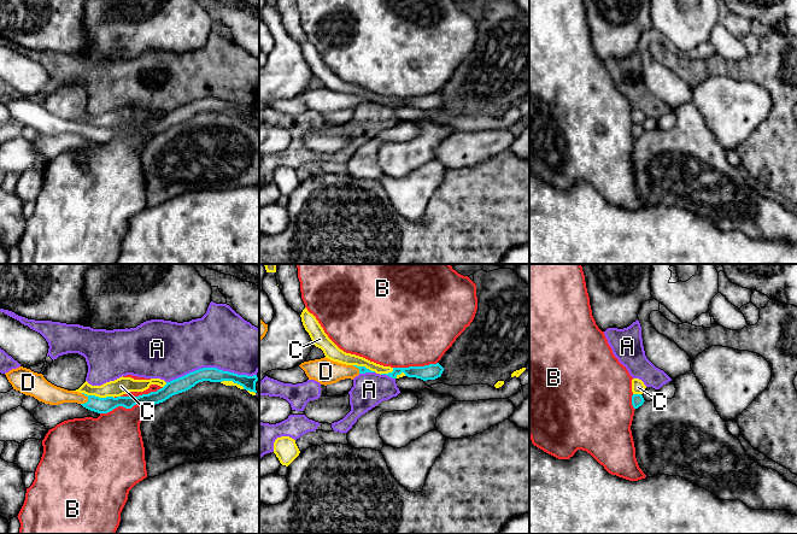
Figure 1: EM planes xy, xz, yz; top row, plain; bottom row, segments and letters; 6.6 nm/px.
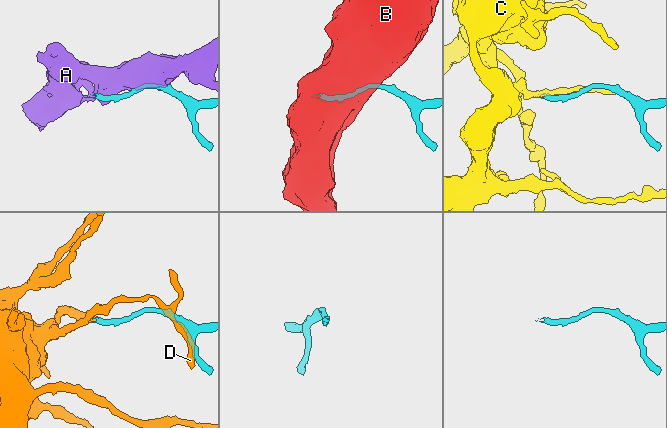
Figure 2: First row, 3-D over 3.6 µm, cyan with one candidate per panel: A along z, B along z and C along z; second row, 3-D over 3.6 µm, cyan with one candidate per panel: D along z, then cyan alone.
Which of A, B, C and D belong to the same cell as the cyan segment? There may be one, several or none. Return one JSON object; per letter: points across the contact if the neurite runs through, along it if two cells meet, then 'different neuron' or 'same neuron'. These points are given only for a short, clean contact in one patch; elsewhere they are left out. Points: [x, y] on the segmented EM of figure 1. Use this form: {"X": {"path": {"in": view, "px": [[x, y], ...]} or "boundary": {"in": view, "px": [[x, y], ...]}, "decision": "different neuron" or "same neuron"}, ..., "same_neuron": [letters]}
{"A": {"decision": "different neuron"}, "B": {"decision": "different neuron"}, "C": {"decision": "different neuron"}, "D": {"path": {"in": "xy", "px": [[101, 405], [94, 404], [88, 398], [51, 394]]}, "decision": "same neuron"}, "same_neuron": ["D"]}

